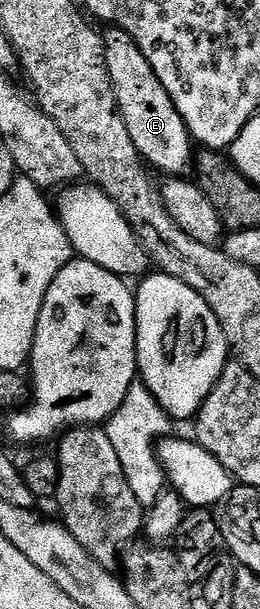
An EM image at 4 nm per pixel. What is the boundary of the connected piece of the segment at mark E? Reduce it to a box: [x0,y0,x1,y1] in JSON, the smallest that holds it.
[102,28,193,176]

